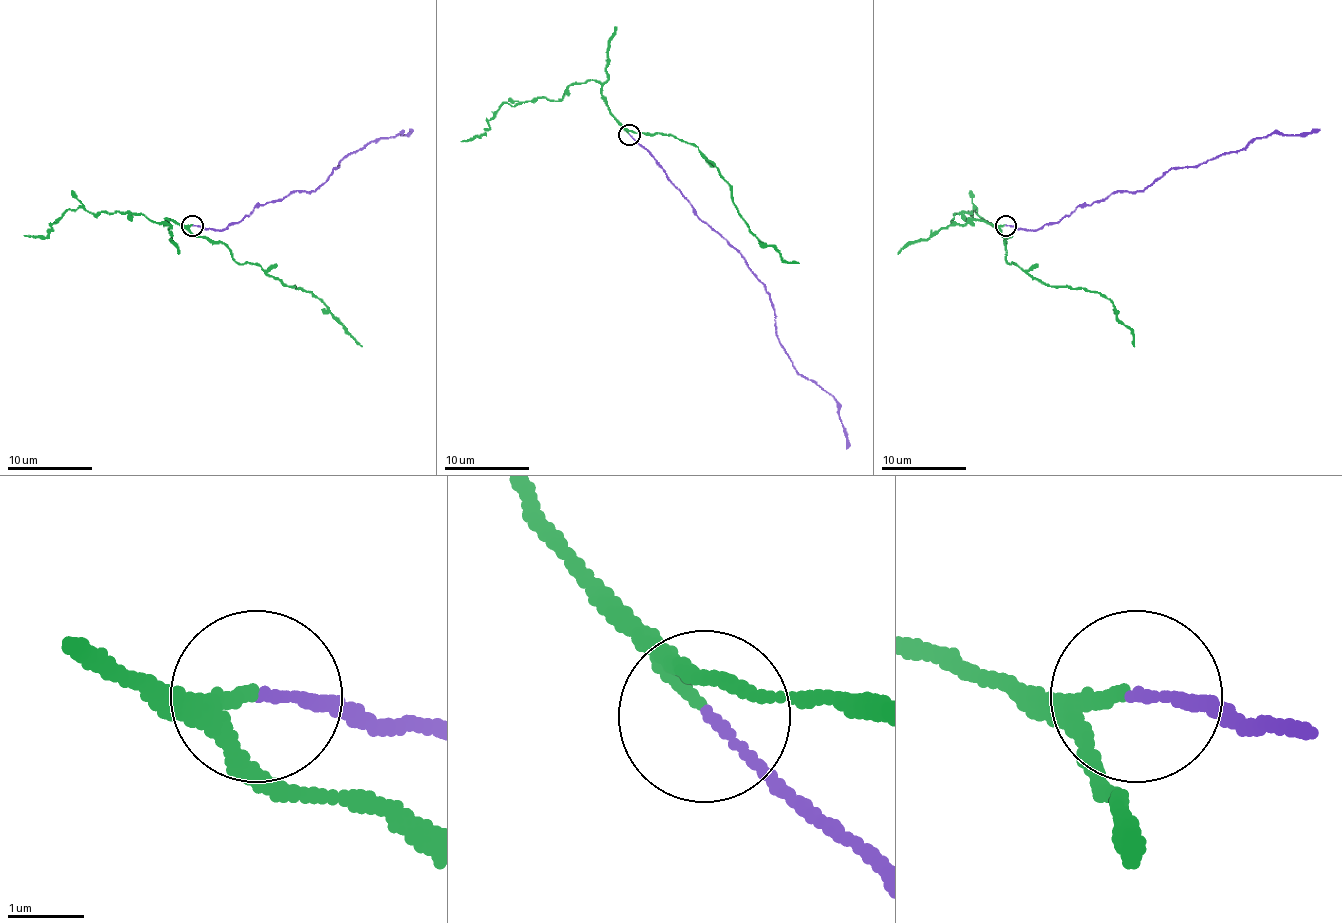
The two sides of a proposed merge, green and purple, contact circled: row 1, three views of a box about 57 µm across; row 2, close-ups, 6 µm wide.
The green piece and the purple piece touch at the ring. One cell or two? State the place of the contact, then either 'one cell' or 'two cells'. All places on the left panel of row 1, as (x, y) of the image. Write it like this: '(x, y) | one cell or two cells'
(192, 225) | one cell

